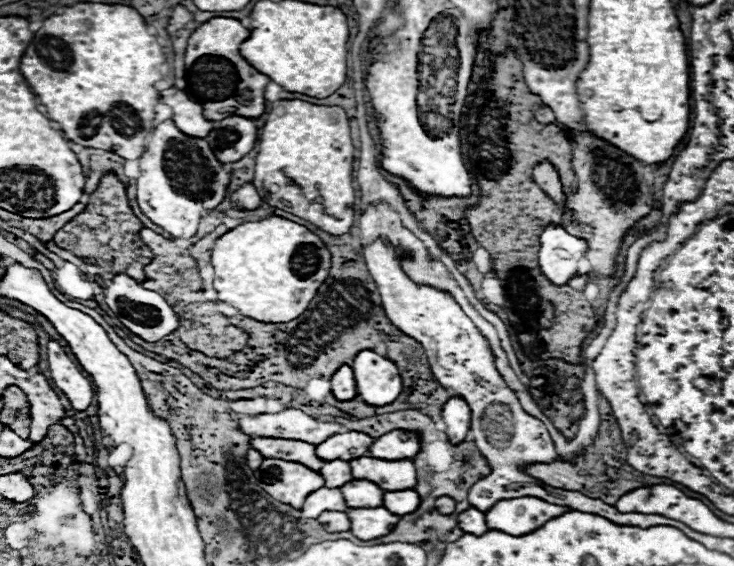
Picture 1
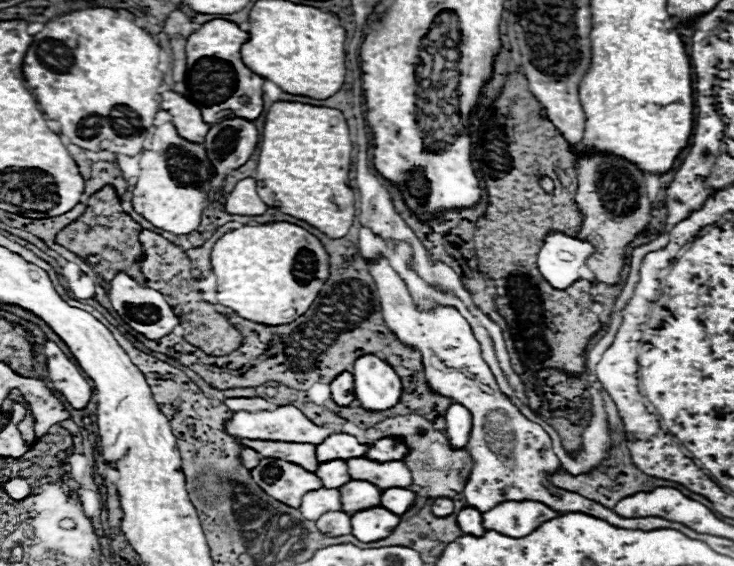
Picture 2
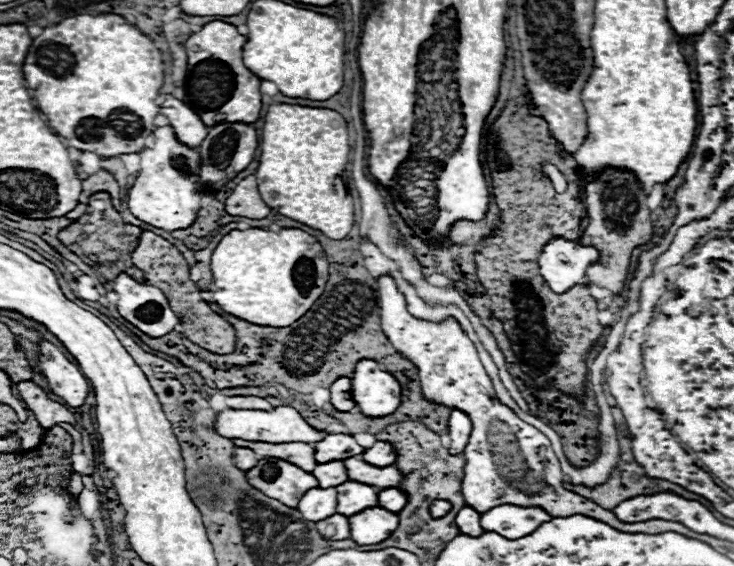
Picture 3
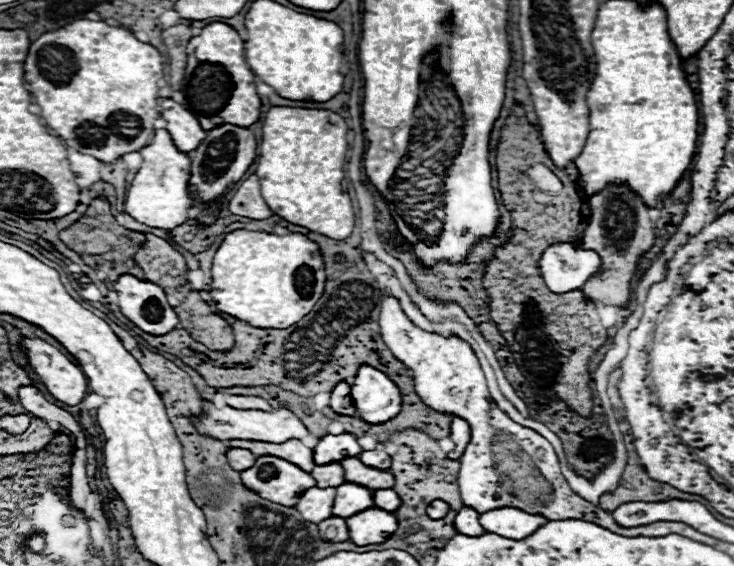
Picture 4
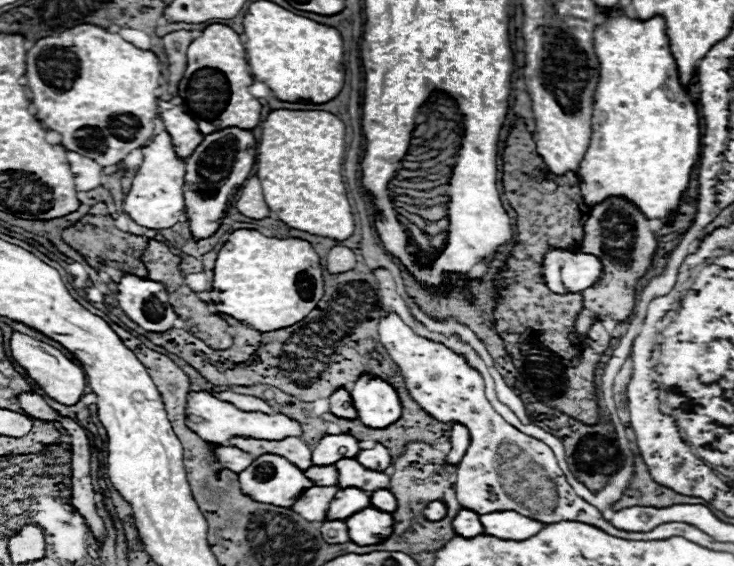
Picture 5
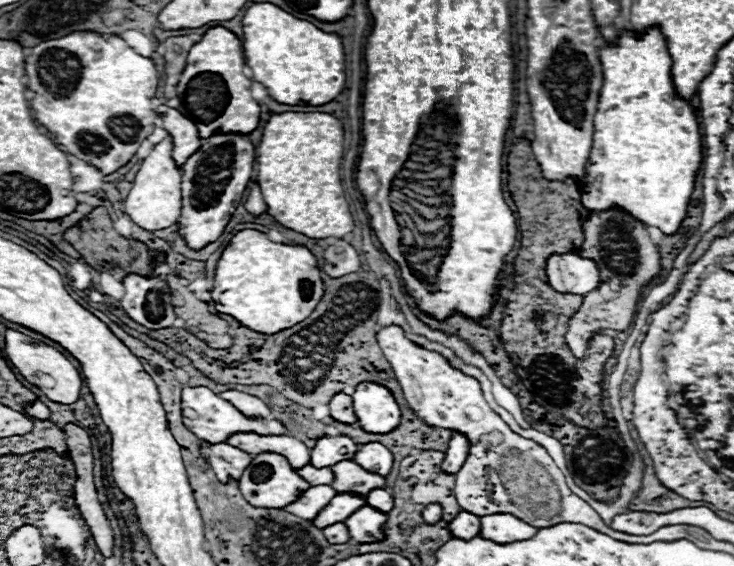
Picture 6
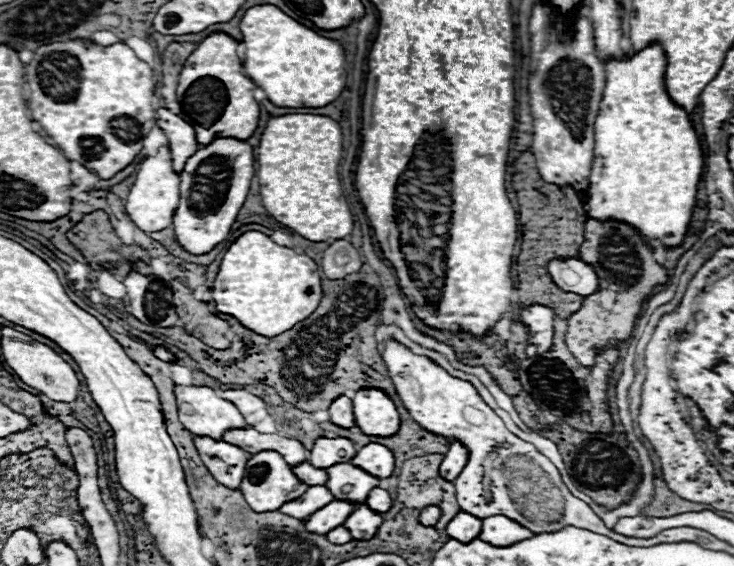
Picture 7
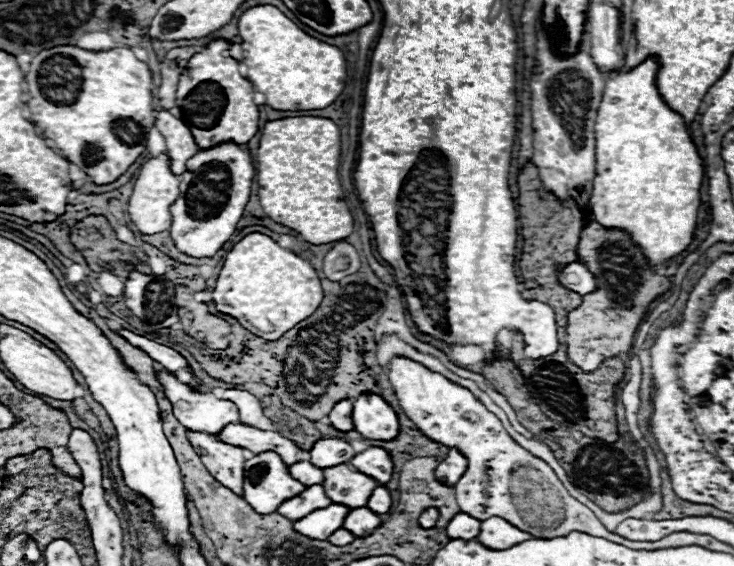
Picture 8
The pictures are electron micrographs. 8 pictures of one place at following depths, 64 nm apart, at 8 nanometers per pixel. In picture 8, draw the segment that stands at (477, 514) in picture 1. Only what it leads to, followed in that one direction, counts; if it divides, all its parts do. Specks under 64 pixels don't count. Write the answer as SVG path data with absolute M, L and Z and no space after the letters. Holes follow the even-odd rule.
M458 512L446 526L446 534L454 540L474 540L480 530L480 520L474 520L470 514Z

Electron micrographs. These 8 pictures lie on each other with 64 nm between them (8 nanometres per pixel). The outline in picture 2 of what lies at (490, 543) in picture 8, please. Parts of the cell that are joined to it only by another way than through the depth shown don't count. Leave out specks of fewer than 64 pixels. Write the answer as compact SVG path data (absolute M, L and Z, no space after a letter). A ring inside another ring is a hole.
M534 500L502 502L482 514L482 524L486 530L496 530L504 536L520 538L534 532L538 526L542 526L550 518L556 518L558 514L560 512Z

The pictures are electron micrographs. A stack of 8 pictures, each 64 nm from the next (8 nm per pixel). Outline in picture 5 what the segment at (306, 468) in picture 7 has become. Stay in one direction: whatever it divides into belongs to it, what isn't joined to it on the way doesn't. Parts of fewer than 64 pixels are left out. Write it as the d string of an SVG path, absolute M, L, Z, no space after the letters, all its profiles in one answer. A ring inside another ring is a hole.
M312 466L306 470L306 476L310 476L316 486L338 486L336 466Z

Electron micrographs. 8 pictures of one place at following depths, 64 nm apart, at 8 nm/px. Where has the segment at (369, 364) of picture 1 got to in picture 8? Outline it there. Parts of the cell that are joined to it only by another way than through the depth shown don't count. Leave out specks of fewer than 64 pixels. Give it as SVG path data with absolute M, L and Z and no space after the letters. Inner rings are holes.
M362 394L354 400L354 428L370 440L394 440L398 436L398 416L378 394Z

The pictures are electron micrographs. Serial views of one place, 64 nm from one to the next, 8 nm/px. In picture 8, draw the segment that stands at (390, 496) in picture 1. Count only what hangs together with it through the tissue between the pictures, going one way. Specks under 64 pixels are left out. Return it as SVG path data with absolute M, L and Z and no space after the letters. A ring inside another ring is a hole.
M376 486L376 488L374 488L374 492L370 494L370 502L368 502L366 506L368 506L372 512L386 514L386 512L390 510L390 506L392 506L392 498L390 498L390 494L388 494L388 490L386 490L386 488Z

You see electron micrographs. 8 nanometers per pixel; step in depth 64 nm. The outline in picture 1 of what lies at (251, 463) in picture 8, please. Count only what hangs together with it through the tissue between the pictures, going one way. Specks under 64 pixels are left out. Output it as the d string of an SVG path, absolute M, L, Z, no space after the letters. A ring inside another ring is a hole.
M264 458L264 462L256 470L256 478L266 494L298 510L302 508L310 492L324 486L320 472L314 472L298 462L278 458Z

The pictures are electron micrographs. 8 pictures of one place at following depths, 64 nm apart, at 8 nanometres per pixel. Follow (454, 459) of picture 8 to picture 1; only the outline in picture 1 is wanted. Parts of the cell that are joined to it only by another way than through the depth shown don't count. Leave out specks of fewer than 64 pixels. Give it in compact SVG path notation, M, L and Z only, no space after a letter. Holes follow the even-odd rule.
M452 396L442 408L442 420L450 442L462 442L470 430L470 408L466 400L462 400L462 396Z

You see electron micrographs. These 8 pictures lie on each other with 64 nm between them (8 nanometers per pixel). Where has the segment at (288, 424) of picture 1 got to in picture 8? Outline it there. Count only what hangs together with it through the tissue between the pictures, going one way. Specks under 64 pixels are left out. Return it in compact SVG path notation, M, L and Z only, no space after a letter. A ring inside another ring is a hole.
M158 370L158 378L166 388L166 396L172 402L174 416L192 432L218 434L226 424L240 422L238 408L228 400L218 400L206 390L194 390L178 382L172 374Z

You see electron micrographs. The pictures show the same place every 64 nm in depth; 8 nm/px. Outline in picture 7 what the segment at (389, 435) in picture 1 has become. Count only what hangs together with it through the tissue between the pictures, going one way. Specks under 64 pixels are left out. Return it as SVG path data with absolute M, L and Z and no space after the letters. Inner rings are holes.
M366 444L352 460L352 464L378 478L388 478L394 470L394 454L382 444Z

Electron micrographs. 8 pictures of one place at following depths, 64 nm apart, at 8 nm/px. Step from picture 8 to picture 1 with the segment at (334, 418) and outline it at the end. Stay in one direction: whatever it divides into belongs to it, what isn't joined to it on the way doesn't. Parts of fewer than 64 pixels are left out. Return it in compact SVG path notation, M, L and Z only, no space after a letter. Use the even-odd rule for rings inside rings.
M342 366L338 372L334 372L330 382L332 382L332 394L338 400L352 400L356 396L356 384L350 366Z

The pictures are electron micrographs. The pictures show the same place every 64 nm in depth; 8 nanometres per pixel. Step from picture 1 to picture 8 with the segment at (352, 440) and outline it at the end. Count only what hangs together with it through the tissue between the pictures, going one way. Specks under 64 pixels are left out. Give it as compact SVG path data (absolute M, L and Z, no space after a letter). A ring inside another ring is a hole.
M320 438L310 448L310 462L318 468L330 468L330 464L344 464L354 458L356 452L352 446L342 438Z

